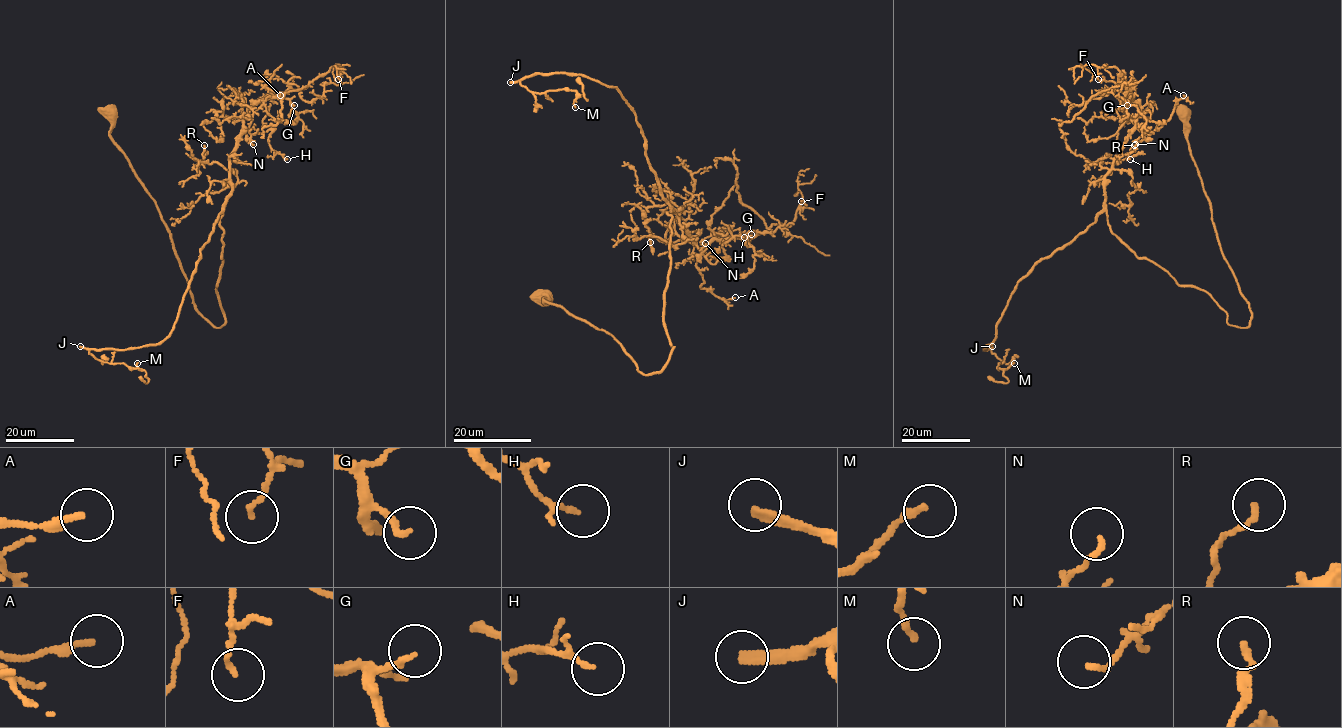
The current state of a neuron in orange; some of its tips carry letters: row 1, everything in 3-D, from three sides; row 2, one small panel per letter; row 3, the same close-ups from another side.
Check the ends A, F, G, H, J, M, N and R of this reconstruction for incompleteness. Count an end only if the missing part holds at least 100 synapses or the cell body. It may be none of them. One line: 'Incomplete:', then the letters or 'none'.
Incomplete: J

